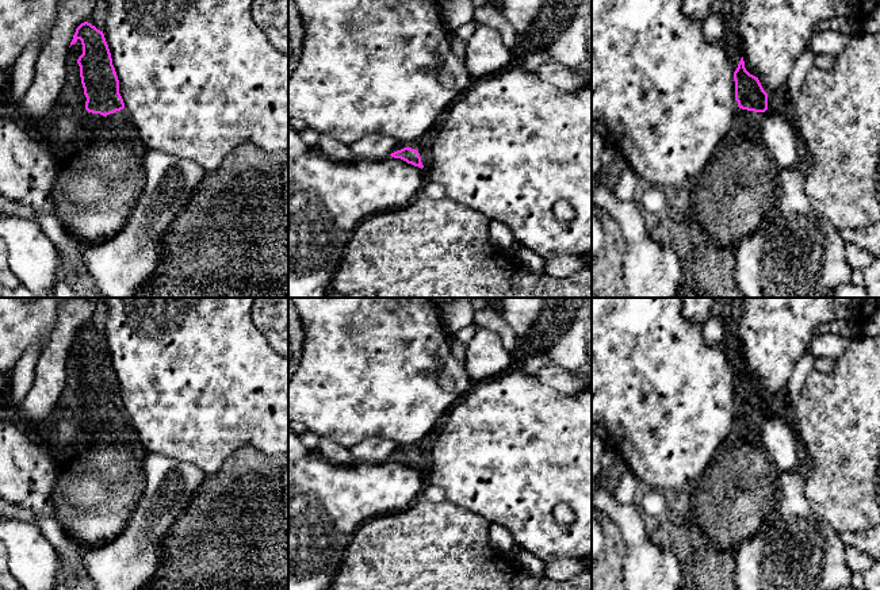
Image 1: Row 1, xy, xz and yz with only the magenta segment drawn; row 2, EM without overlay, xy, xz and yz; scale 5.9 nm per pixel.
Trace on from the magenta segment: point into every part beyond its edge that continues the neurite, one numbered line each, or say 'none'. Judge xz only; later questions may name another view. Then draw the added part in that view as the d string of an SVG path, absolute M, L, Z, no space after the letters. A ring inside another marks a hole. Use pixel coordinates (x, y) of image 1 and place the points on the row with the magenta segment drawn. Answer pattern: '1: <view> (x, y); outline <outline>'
1: xz (423, 144); outline M443 118L439 119L431 130L428 130L424 135L418 137L417 139L397 142L391 153L408 146L416 149L420 153L424 168L426 169L432 162L432 145L441 126L443 126Z

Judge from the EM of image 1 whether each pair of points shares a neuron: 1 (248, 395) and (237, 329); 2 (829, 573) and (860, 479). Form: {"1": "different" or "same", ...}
{"1": "same", "2": "different"}

